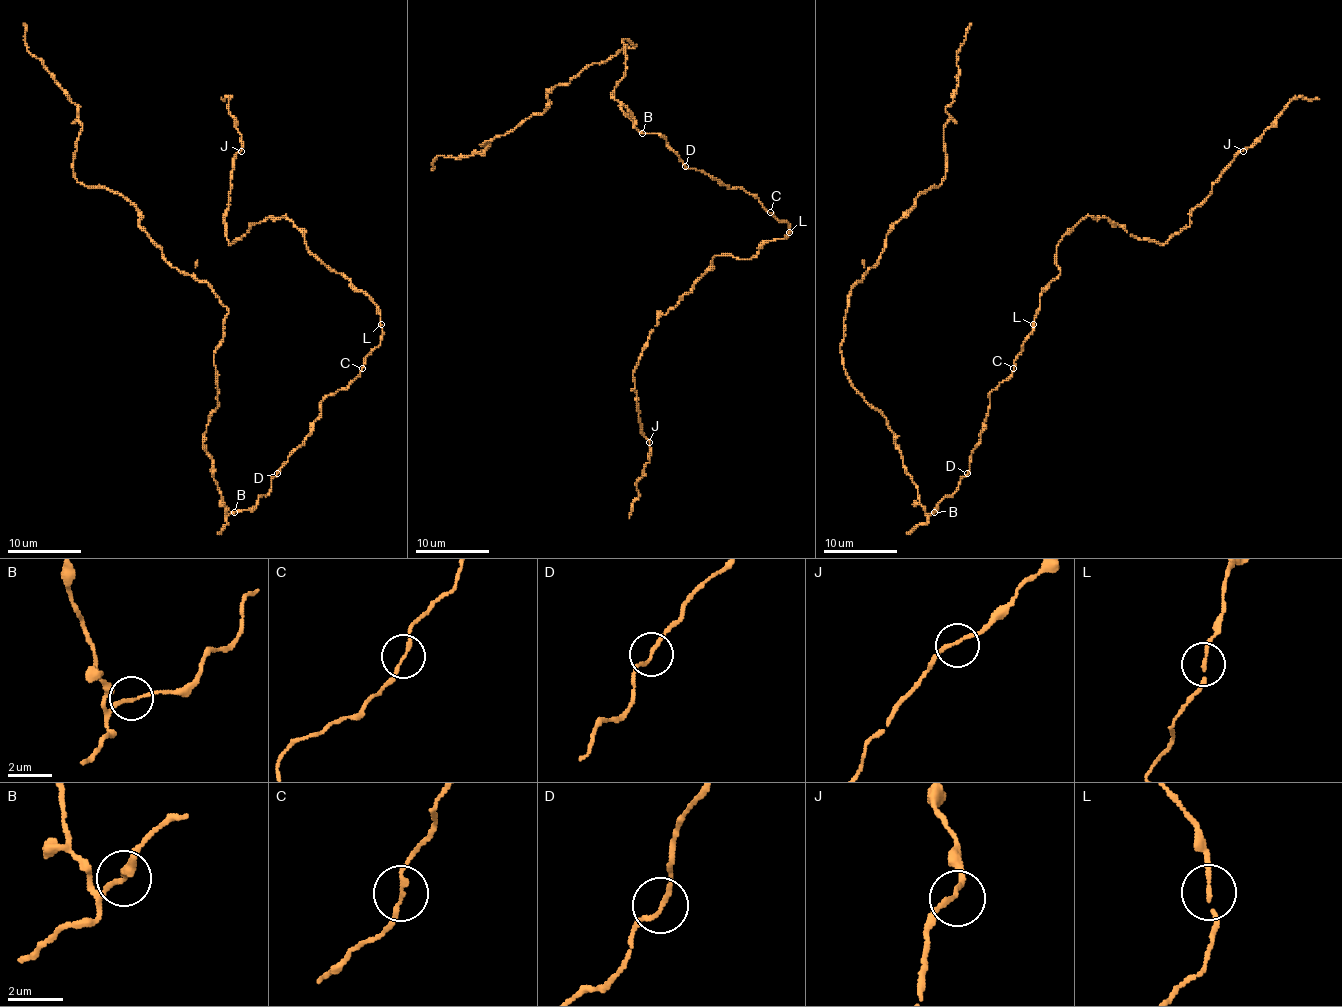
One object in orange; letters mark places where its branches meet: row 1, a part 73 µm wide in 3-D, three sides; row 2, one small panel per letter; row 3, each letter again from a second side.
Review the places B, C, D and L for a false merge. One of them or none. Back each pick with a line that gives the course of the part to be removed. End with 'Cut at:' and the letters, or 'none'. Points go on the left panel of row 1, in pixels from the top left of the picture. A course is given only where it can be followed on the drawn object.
Cut at: none

